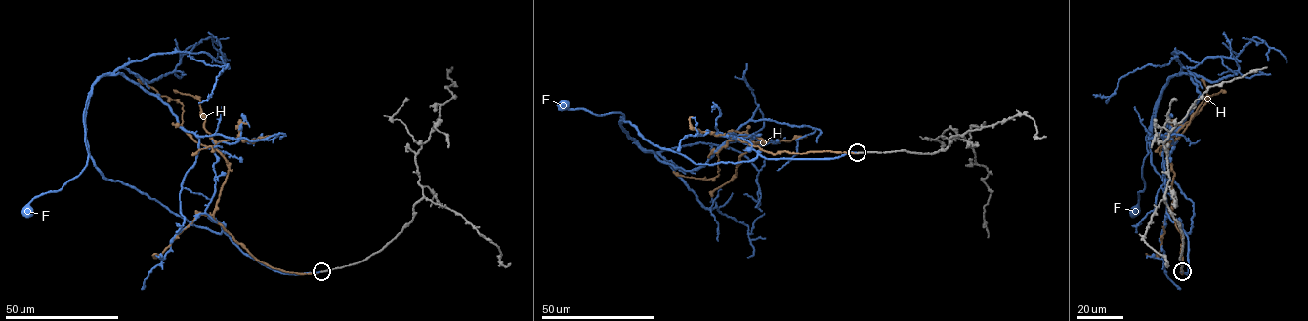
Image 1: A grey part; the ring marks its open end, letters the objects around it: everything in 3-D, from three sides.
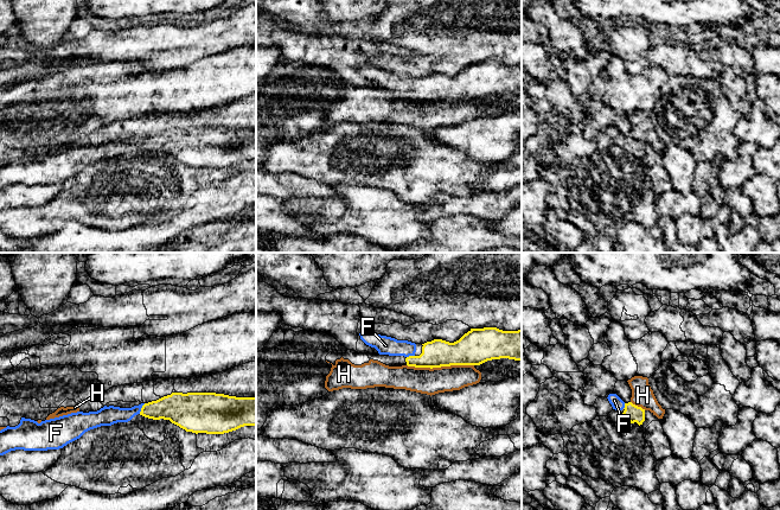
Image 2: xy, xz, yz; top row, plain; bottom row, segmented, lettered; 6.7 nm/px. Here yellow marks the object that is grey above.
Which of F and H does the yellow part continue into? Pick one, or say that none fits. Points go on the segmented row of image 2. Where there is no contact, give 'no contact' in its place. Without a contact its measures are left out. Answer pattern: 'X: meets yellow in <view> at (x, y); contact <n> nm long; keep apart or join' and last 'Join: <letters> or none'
F: meets yellow in xy at (141, 408); contact 80 nm long; join
H: meets yellow in xz at (440, 367); contact 460 nm long; keep apart
Join: F

